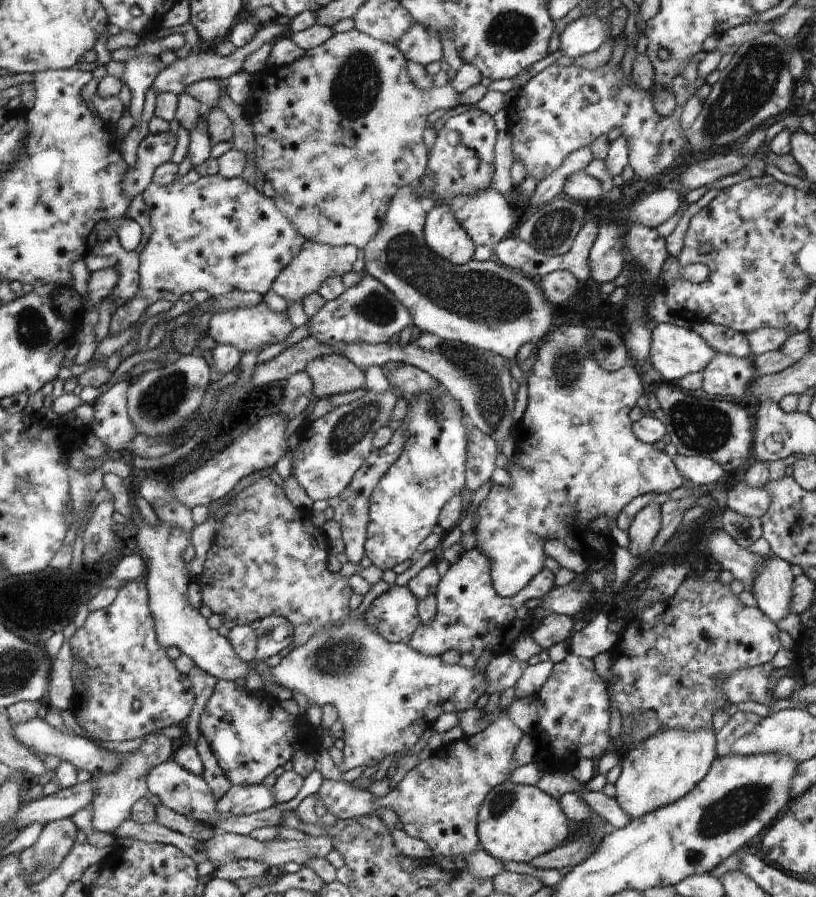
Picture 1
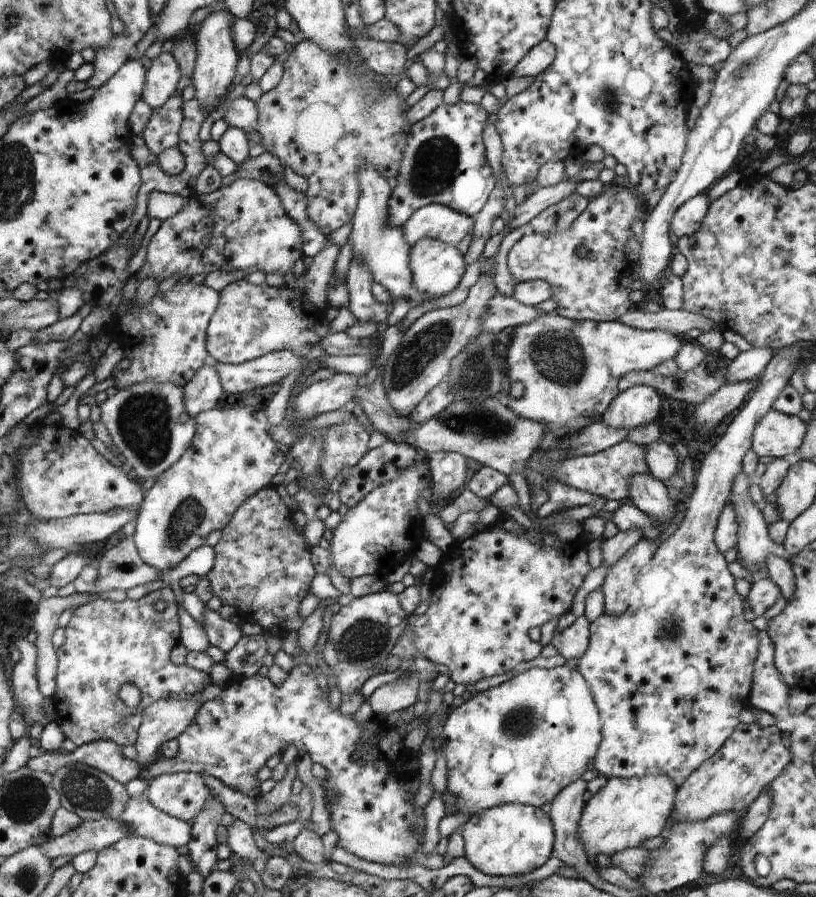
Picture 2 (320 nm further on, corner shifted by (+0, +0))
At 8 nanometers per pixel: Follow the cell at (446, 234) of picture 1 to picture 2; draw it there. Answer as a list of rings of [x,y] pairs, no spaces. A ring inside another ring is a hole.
[[[428,238],[412,246],[409,267],[413,271],[413,287],[432,299],[456,290],[466,268],[456,247]]]

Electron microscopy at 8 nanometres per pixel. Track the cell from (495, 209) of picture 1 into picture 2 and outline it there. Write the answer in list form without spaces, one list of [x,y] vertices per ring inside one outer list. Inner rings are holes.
[[[440,203],[420,208],[401,226],[406,244],[416,245],[424,238],[438,239],[456,247],[471,233],[475,222],[472,217],[456,212]]]

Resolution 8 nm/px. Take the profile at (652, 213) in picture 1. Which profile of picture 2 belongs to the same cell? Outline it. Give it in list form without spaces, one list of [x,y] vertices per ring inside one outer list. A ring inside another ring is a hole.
[[[707,192],[697,194],[687,200],[671,219],[669,227],[672,232],[678,238],[694,234],[701,227],[709,206]]]

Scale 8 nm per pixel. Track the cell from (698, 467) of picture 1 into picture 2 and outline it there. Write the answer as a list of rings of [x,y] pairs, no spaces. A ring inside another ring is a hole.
[[[660,438],[646,447],[645,461],[649,472],[664,483],[680,466],[681,458],[673,446]]]

